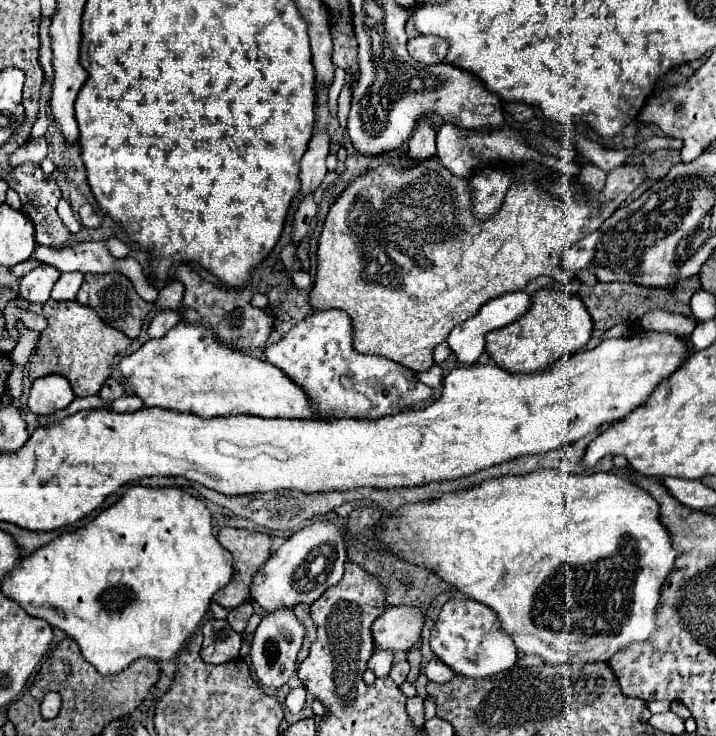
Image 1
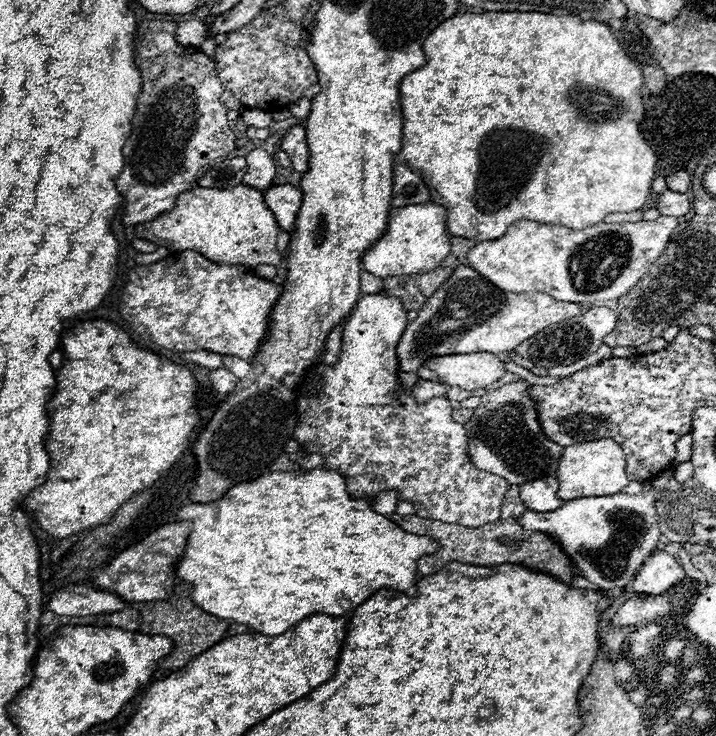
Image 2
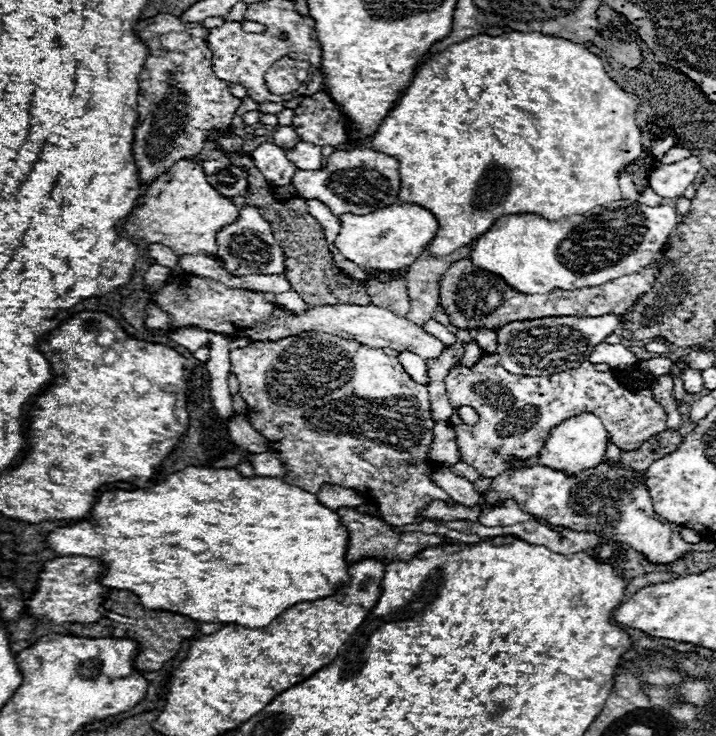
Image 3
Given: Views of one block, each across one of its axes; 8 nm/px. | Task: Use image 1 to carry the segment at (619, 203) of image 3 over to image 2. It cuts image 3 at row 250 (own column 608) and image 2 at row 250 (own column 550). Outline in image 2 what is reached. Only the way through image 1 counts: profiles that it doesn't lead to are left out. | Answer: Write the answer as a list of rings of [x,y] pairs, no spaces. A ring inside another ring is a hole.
[[[662,214],[648,222],[600,222],[582,232],[516,220],[502,238],[476,244],[466,260],[470,268],[506,292],[544,292],[560,302],[596,304],[628,294],[664,252],[676,226],[676,218]]]

